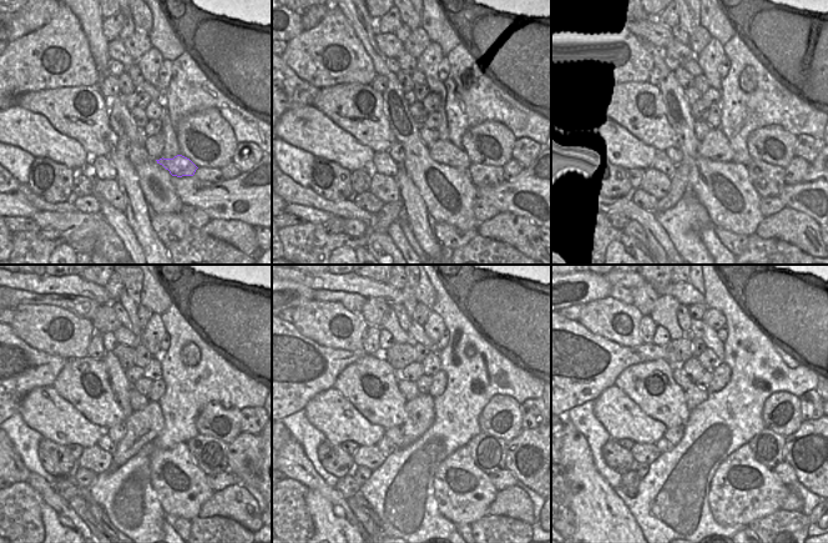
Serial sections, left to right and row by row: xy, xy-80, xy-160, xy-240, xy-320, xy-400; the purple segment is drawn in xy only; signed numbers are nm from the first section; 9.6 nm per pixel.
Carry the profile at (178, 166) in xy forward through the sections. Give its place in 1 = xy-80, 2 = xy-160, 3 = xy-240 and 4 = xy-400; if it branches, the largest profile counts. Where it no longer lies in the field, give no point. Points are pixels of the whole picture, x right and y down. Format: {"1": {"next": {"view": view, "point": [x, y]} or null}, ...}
{"1": {"next": {"view": "xy-80", "point": [443, 151]}}, "2": {"next": {"view": "xy-160", "point": [715, 146]}}, "3": {"next": {"view": "xy-240", "point": [147, 423]}}, "4": {"next": {"view": "xy-400", "point": [695, 395]}}}

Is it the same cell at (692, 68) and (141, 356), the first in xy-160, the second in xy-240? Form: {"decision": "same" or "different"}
{"decision": "different"}

